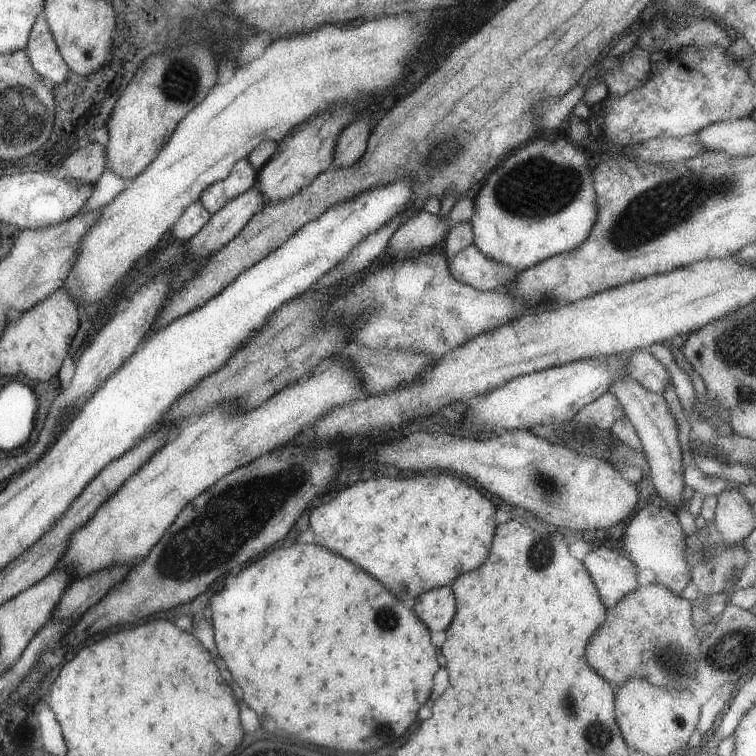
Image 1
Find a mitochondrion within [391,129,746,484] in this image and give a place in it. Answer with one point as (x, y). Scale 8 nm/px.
(650, 213)

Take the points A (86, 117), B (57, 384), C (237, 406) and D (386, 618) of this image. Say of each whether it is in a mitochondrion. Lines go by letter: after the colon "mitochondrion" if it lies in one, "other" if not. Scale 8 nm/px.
A: other
B: other
C: other
D: mitochondrion

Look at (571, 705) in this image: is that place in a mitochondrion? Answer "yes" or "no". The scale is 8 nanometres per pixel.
yes

